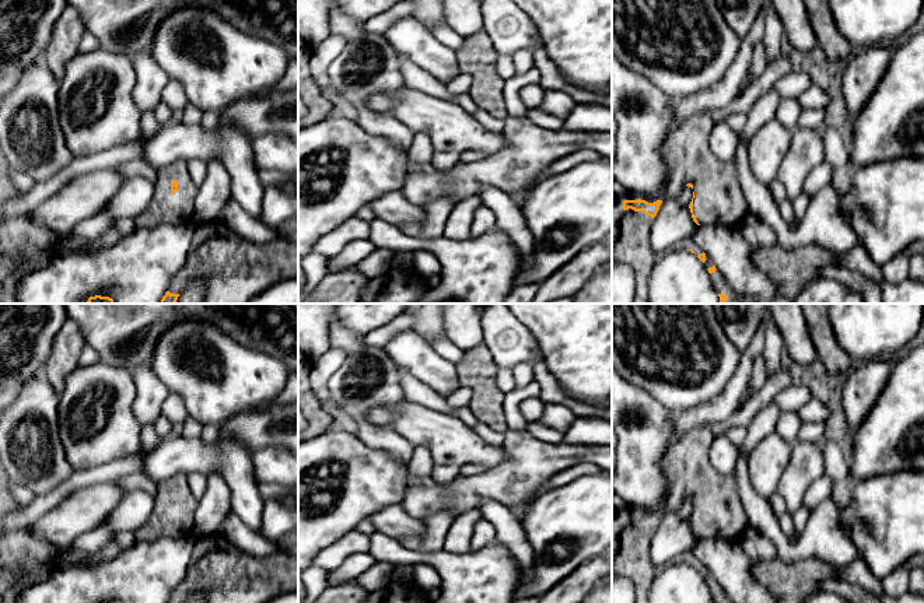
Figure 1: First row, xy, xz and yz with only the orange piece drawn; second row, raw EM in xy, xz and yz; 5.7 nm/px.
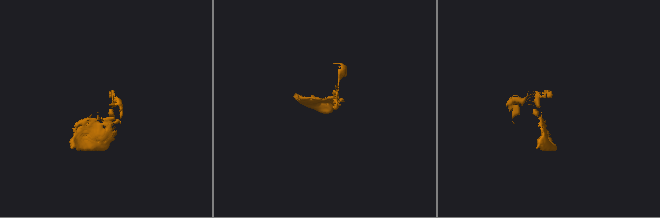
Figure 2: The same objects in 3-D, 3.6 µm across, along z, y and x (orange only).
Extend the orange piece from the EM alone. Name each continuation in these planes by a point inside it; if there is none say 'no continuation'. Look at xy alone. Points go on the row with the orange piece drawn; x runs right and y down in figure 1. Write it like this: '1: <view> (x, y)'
1: xy (165, 207)

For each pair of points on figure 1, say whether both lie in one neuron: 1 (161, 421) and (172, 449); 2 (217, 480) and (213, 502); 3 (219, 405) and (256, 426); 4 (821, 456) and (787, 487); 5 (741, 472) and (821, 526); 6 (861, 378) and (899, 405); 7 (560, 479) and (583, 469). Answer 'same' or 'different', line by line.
1: different
2: same
3: different
4: same
5: same
6: different
7: same

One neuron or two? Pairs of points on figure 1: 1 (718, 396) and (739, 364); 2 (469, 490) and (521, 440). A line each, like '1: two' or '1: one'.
1: one
2: one

